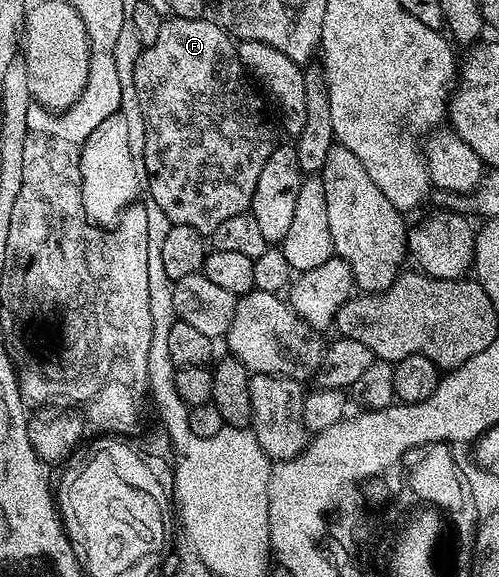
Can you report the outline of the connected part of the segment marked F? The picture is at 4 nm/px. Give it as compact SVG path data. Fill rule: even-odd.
M179 16L163 19L160 35L156 37L156 42L152 42L152 46L142 48L138 53L138 61L134 63L134 85L138 95L138 105L142 111L144 138L146 139L144 142L144 166L152 198L156 202L156 206L160 206L160 210L164 210L164 214L171 224L192 226L203 234L214 232L216 226L220 226L220 222L228 222L228 218L232 218L236 214L250 212L250 203L254 201L256 194L256 182L260 182L260 170L264 170L264 162L268 162L268 158L276 147L274 132L270 129L269 122L266 121L265 110L262 109L262 100L250 89L249 82L251 83L251 81L240 62L235 41L221 23L211 20L210 18L189 20Z

